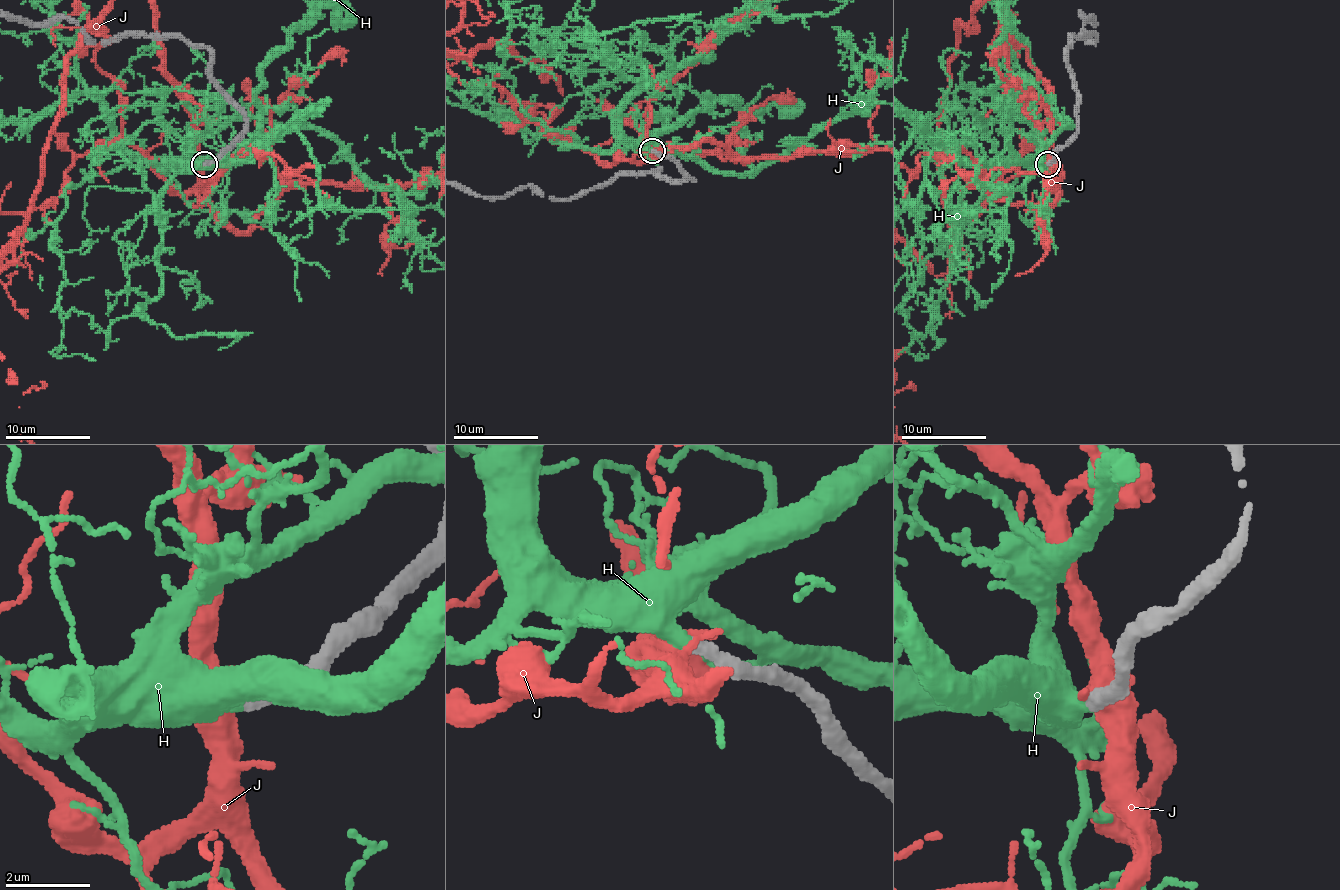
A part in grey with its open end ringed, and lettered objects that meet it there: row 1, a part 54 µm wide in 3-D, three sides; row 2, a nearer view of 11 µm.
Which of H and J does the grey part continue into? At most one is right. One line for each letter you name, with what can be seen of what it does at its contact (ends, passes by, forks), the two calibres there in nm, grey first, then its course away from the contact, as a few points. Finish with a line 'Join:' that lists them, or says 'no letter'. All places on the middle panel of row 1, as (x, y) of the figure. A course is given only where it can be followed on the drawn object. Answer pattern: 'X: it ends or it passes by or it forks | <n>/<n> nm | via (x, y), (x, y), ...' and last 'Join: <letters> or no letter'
H: it ends | 380/400 nm
Join: H

